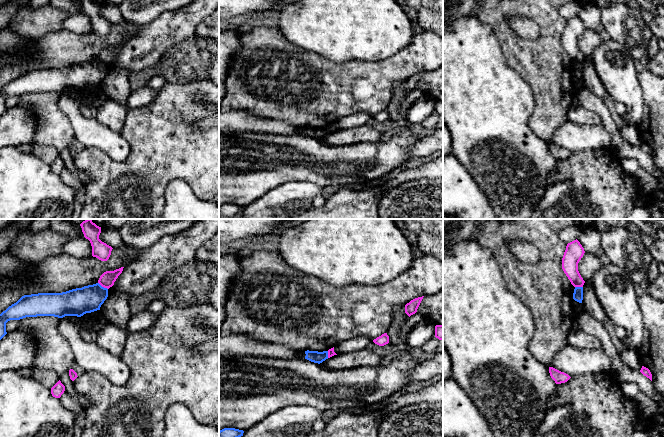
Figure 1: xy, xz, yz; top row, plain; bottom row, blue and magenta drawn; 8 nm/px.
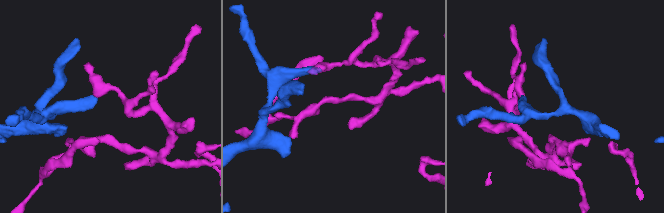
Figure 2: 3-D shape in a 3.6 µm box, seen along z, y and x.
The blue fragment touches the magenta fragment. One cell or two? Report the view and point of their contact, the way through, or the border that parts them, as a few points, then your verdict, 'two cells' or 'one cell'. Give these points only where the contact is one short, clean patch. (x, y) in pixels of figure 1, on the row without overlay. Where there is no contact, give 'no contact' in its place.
contact xy (103, 63); border xy (98, 58), (107, 65); two cells

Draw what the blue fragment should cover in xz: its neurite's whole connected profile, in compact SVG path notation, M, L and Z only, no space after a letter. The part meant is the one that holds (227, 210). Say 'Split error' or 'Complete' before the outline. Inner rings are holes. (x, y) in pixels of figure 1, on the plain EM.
Complete. M224 204L219 207L219 218L232 217L243 212L244 207L235 204Z

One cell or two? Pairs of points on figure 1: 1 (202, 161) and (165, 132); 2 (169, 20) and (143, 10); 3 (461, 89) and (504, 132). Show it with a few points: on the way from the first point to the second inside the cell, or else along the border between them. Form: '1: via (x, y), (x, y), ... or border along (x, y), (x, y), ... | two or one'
1: via (193, 154), (184, 152), (173, 141) | one
2: border along (177, 10), (164, 12), (140, 27) | two
3: via (472, 100), (493, 121) | one

